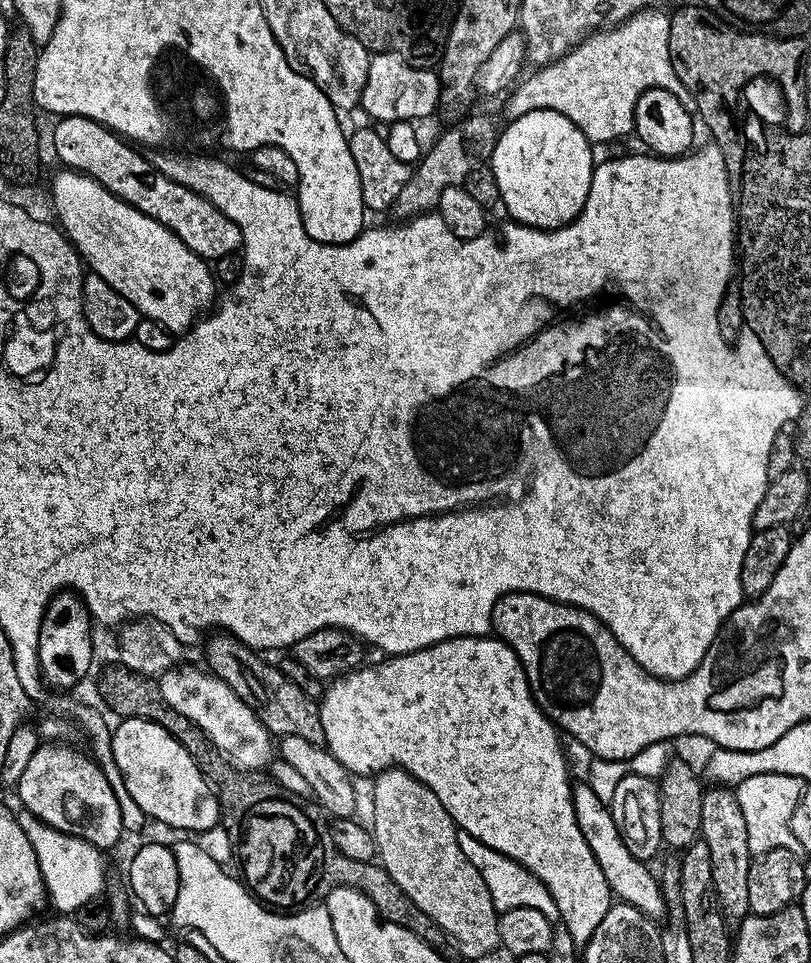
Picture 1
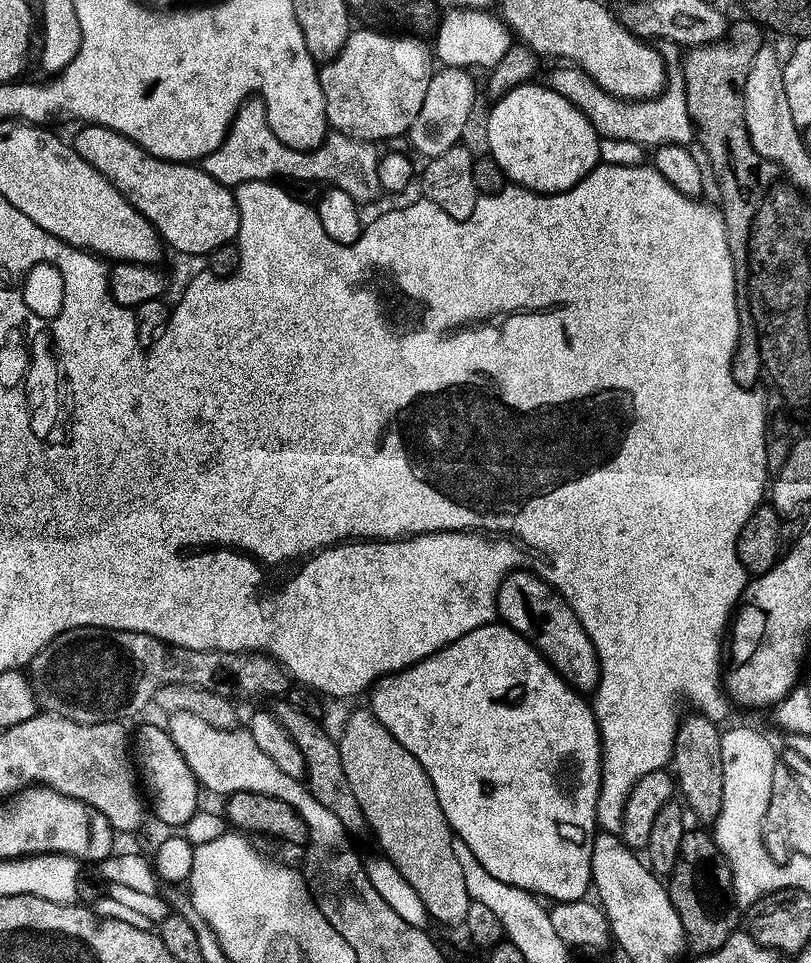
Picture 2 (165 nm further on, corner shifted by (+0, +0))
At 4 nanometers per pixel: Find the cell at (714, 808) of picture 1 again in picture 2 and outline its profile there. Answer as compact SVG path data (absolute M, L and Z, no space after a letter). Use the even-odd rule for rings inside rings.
M691 714L679 721L676 729L676 741L672 747L670 761L674 773L674 784L684 795L683 803L696 816L708 822L715 821L722 806L722 746L720 745L721 729L717 721L699 714Z

